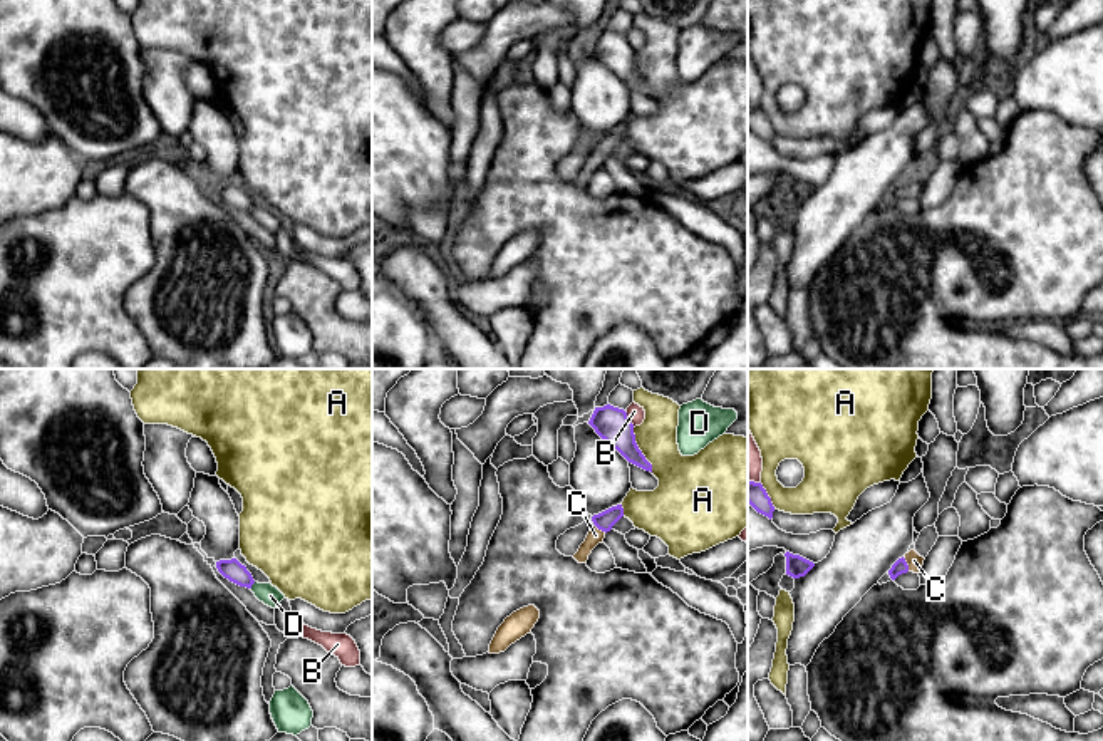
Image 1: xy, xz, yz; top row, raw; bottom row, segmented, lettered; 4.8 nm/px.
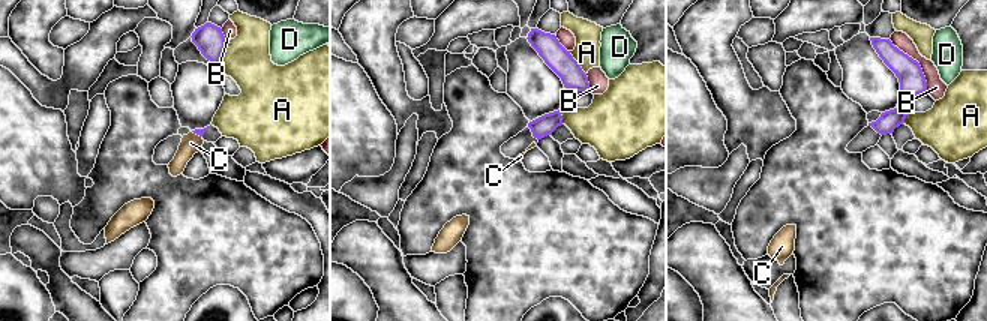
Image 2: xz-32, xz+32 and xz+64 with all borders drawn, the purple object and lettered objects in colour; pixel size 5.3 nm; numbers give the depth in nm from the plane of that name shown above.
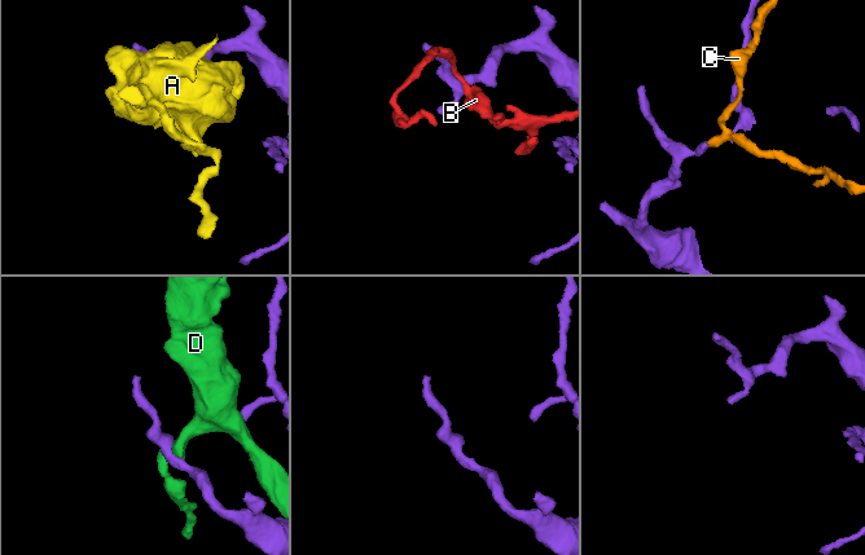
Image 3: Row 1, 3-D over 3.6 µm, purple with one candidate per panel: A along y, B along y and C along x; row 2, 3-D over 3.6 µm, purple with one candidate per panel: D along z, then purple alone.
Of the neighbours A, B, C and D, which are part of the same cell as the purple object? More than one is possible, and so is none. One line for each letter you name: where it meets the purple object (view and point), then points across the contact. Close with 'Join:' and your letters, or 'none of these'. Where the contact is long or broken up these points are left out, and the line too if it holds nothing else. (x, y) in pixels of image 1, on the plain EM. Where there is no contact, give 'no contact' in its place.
C: meets purple in yz at (906, 188); runs through yz (899, 191), (906, 188), (914, 185)
Join: C

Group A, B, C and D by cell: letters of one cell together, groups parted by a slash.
A / B / C / D

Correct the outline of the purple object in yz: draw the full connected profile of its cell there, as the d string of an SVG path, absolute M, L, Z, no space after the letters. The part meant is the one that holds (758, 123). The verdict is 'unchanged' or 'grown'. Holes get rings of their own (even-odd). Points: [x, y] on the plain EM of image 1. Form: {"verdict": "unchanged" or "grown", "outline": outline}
{"verdict": "unchanged", "outline": "M748 106L748 127L761 139L773 142L774 131L761 107Z"}

